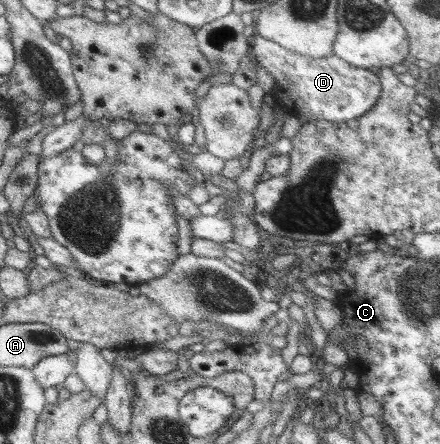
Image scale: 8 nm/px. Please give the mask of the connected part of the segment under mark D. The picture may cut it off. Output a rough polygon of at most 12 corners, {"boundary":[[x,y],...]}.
{"boundary":[[254,34],[273,98],[309,120],[348,122],[380,99],[379,76]]}

